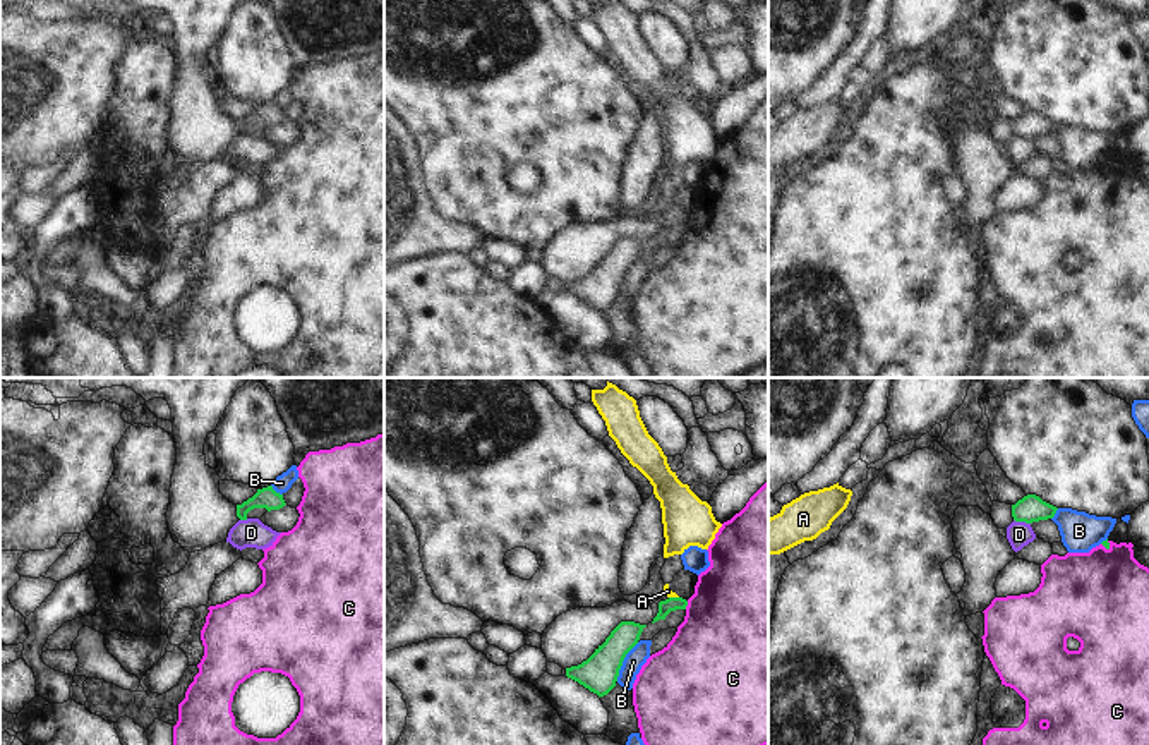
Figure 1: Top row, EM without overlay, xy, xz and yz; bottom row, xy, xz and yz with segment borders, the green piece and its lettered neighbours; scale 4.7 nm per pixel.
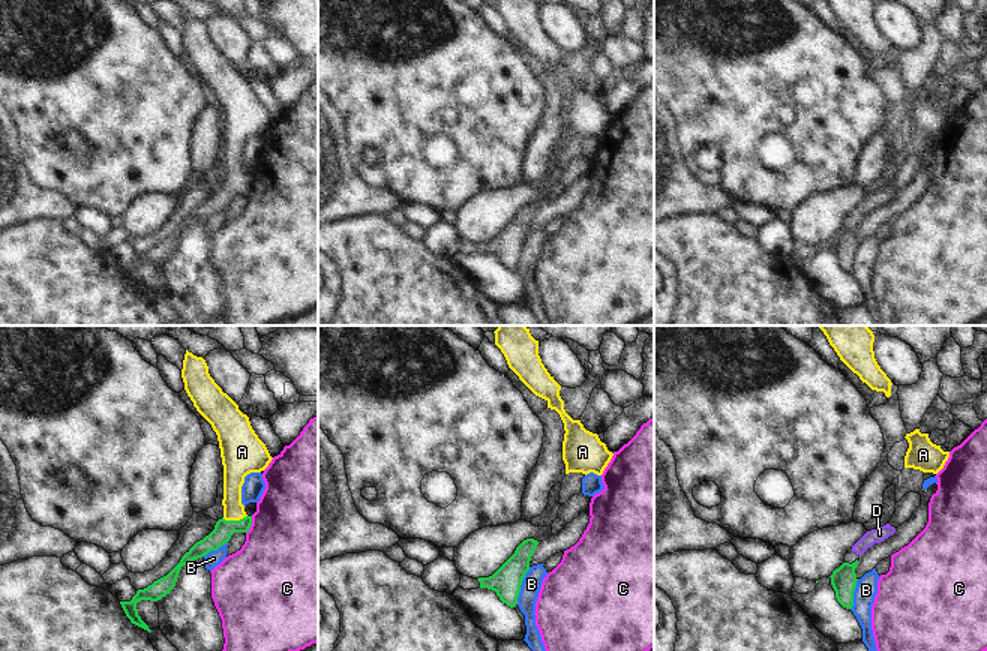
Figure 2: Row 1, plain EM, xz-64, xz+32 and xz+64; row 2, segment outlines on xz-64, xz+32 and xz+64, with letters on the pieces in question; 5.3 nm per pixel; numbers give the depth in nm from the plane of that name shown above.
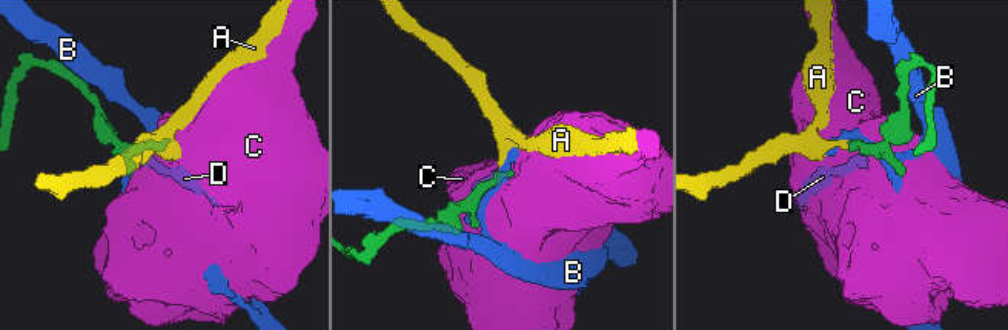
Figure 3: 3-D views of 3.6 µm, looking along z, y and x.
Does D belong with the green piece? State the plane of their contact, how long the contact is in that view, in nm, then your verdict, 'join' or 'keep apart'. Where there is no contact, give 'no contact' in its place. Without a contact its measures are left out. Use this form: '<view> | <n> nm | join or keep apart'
yz | 80 nm | keep apart

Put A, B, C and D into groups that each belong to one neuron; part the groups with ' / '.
A / B / C / D

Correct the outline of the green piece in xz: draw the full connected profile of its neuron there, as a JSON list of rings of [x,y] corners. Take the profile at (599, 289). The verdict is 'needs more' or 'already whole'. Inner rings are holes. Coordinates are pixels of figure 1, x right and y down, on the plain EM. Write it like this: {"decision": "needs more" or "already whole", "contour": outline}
{"decision": "already whole", "contour": [[[621,237],[587,276],[566,283],[566,292],[599,312],[607,311],[616,302],[623,276],[638,259],[645,242],[635,237]]]}

